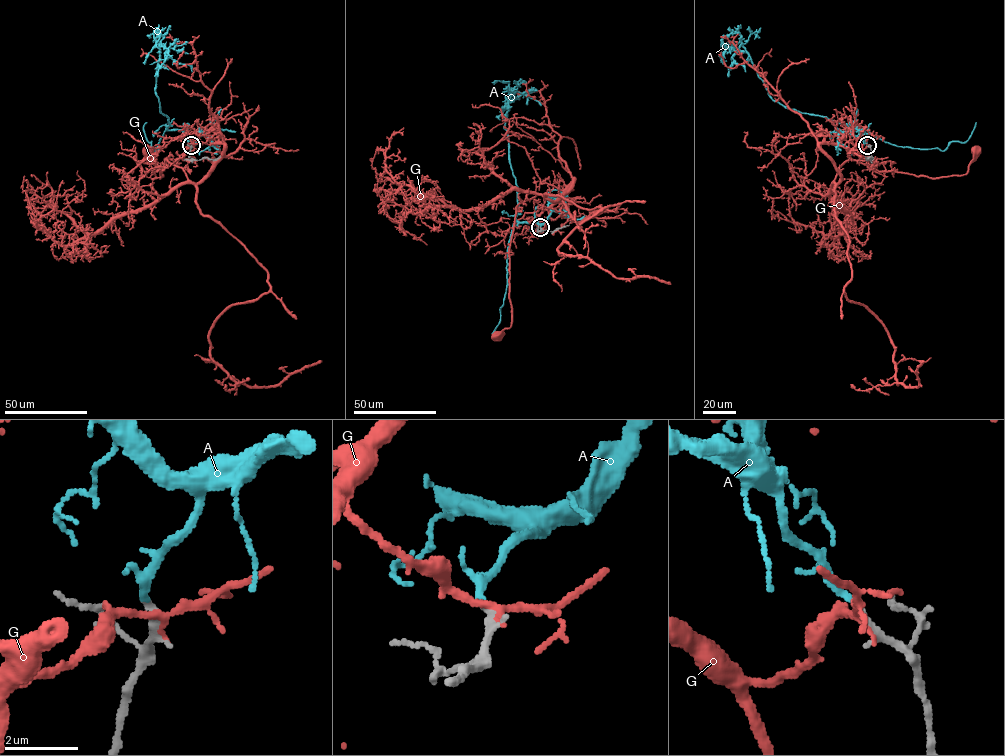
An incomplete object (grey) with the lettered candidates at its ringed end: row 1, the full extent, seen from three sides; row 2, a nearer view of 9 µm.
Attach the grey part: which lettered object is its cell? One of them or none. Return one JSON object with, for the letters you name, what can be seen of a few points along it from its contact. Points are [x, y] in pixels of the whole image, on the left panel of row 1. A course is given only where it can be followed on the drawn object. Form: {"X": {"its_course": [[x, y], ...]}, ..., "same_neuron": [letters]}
{"A": {"its_course": [[191, 145], [184, 131], [166, 129], [168, 118], [160, 112], [155, 89], [160, 33], [145, 61]]}, "same_neuron": ["A"]}

